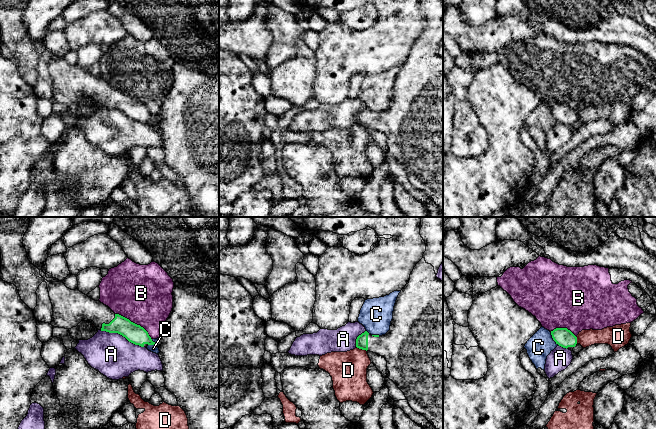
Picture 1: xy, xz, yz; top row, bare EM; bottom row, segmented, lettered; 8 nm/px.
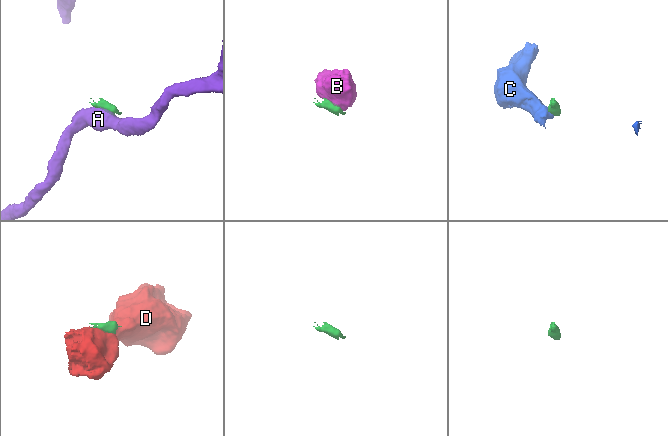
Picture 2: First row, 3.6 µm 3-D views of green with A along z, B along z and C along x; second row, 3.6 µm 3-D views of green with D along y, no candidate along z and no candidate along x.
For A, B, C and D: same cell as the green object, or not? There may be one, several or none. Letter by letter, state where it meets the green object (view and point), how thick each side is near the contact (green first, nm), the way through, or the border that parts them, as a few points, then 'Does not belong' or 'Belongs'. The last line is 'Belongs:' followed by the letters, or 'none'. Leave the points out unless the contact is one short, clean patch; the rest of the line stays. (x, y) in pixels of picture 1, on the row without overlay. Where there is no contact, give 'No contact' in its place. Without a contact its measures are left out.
A: Touches green at xy (122, 111). Thickness 150 nm (green) against 340 nm. Boundary: xy (100, 106), (119, 109), (129, 117), (143, 123). Does not belong
B: Touches green at xy (134, 99). Thickness 150 nm (green) against 460 nm. Boundary: xy (115, 89), (139, 100), (151, 115). Does not belong
C: Touches green at yz (553, 115). Thickness 150 nm (green) against 200 nm. Boundary: yz (550, 108), (553, 115), (559, 121). Does not belong
D: Touches green at xz (362, 125). Thickness 100 nm (green) against 300 nm. Boundary: xz (357, 123), (366, 127). Does not belong
Belongs: none

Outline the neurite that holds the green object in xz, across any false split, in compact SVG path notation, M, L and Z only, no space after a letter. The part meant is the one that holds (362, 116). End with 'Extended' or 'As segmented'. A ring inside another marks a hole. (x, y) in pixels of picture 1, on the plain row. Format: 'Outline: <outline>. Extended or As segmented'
Outline: M420 0L420 11L425 17L426 27L397 73L390 106L382 112L365 107L357 113L356 123L386 135L387 154L404 169L410 183L423 191L443 214L443 57L436 53L443 39L443 0Z. Extended

